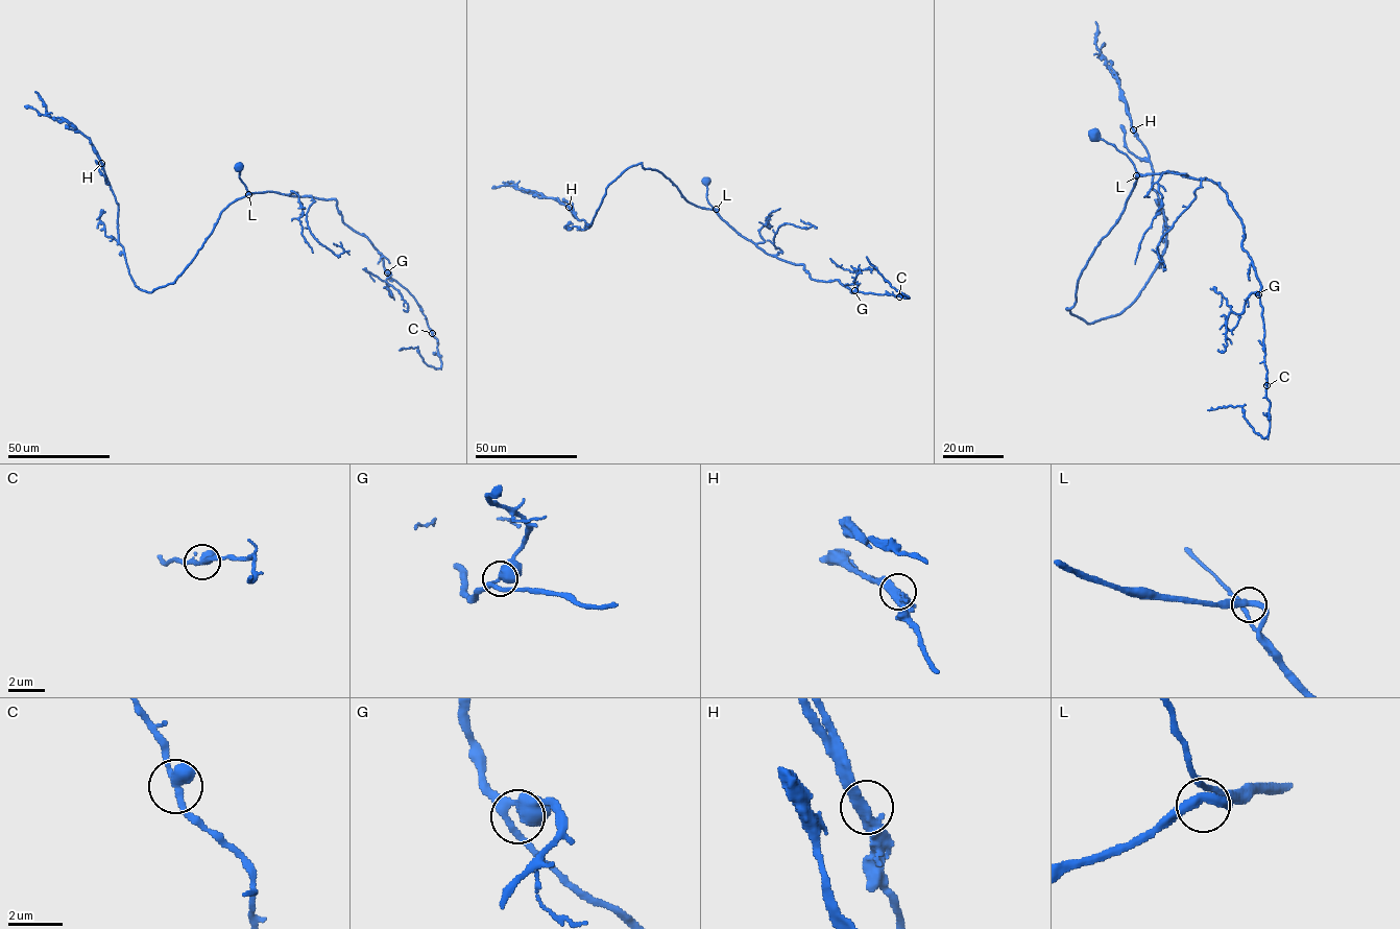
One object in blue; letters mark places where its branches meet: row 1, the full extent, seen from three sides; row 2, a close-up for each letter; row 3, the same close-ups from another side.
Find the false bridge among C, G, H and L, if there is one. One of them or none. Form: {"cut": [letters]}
{"cut": ["H"]}

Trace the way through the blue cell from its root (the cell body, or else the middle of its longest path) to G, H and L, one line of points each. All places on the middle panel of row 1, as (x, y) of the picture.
G: (706, 180), (708, 203), (742, 236), (769, 255), (803, 264), (812, 279), (838, 280), (851, 292), (854, 290)
H: (706, 180), (707, 200), (715, 210), (690, 204), (662, 173), (641, 163), (608, 185), (588, 228), (569, 207)
L: (706, 180), (707, 200), (716, 209)

